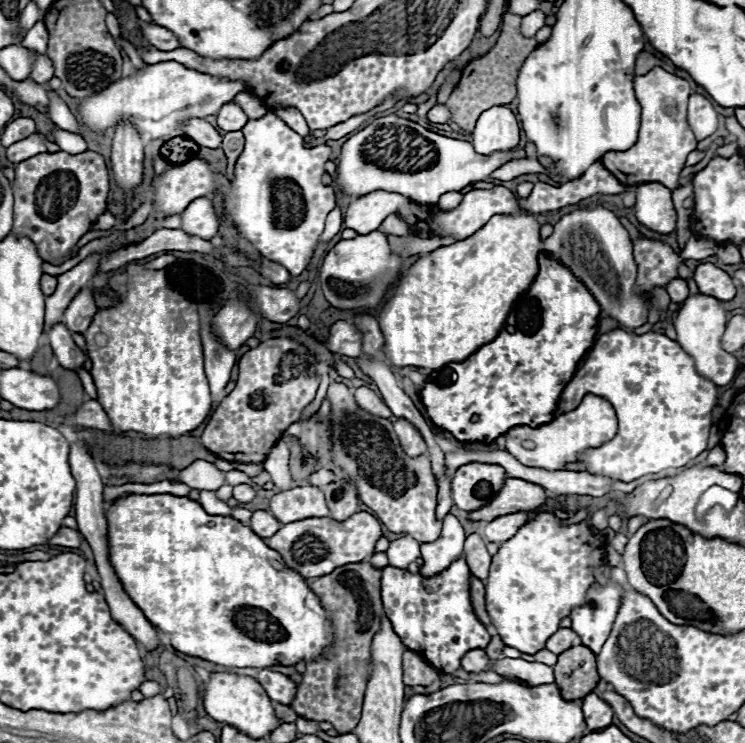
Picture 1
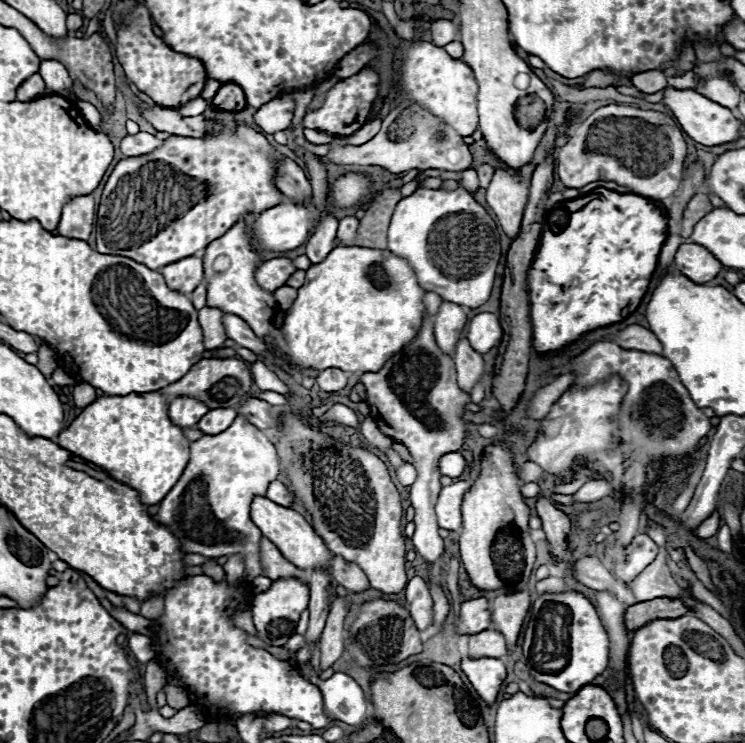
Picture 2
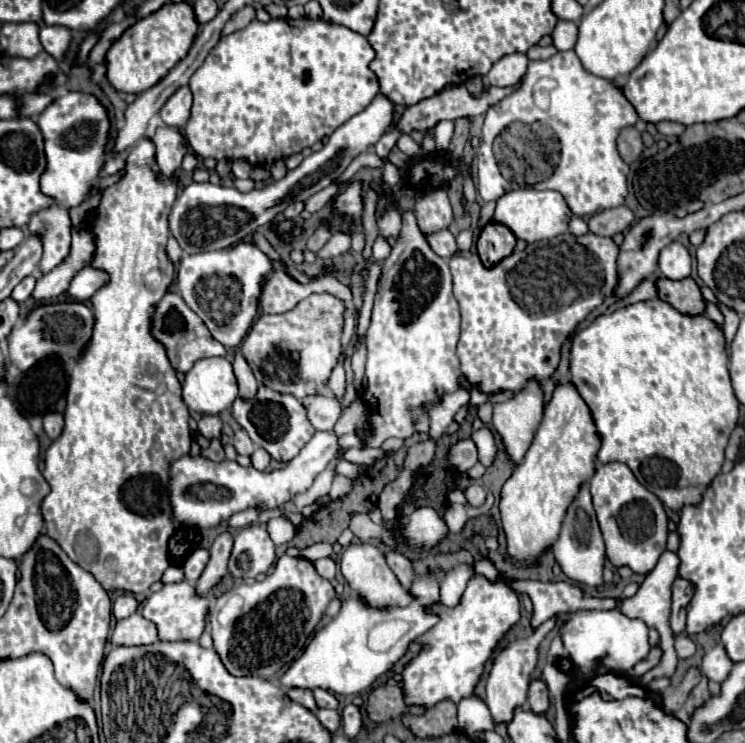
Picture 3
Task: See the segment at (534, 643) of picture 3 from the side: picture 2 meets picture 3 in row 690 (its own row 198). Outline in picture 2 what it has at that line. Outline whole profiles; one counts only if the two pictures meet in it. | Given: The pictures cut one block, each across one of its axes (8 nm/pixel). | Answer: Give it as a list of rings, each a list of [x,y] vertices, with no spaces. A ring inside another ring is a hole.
[[[496,170],[490,186],[486,188],[486,200],[506,236],[516,238],[528,200],[528,186],[522,178],[508,174],[506,170]]]

